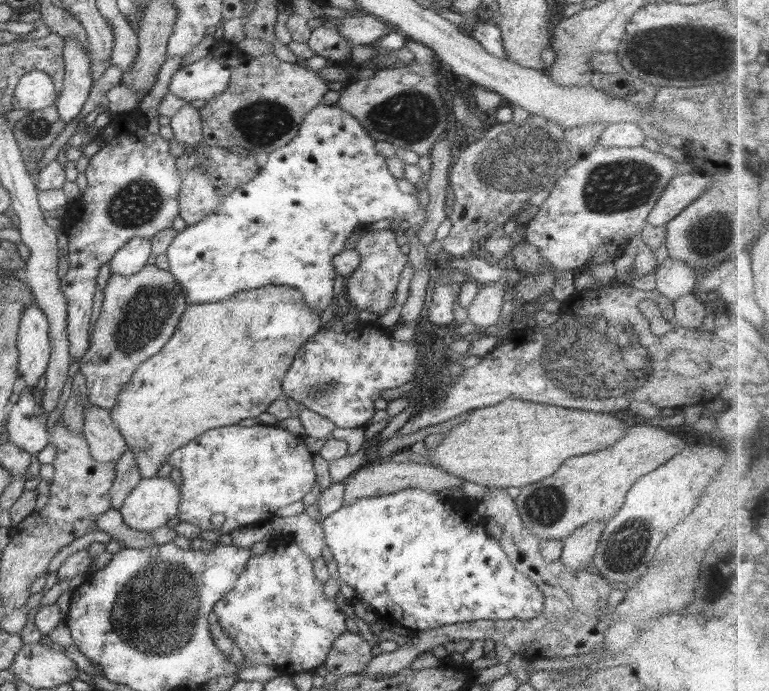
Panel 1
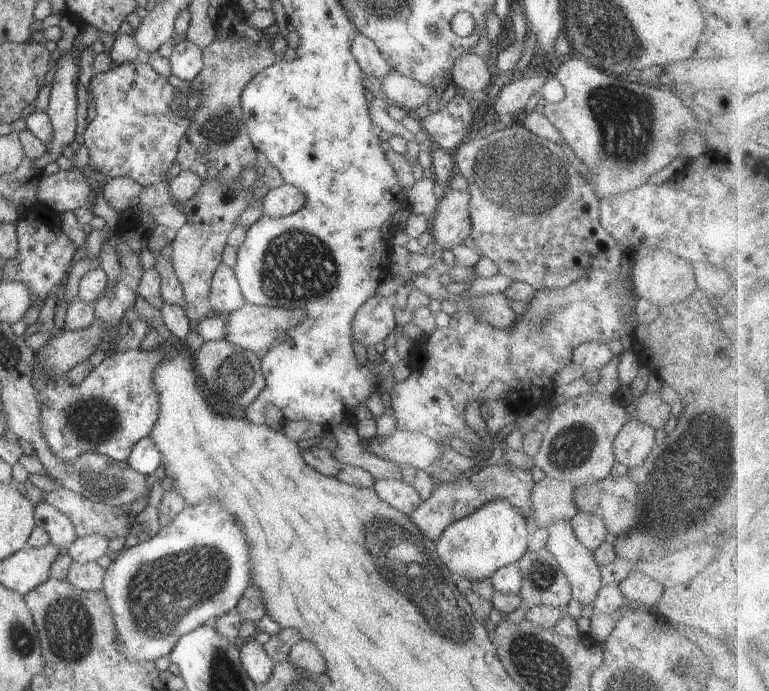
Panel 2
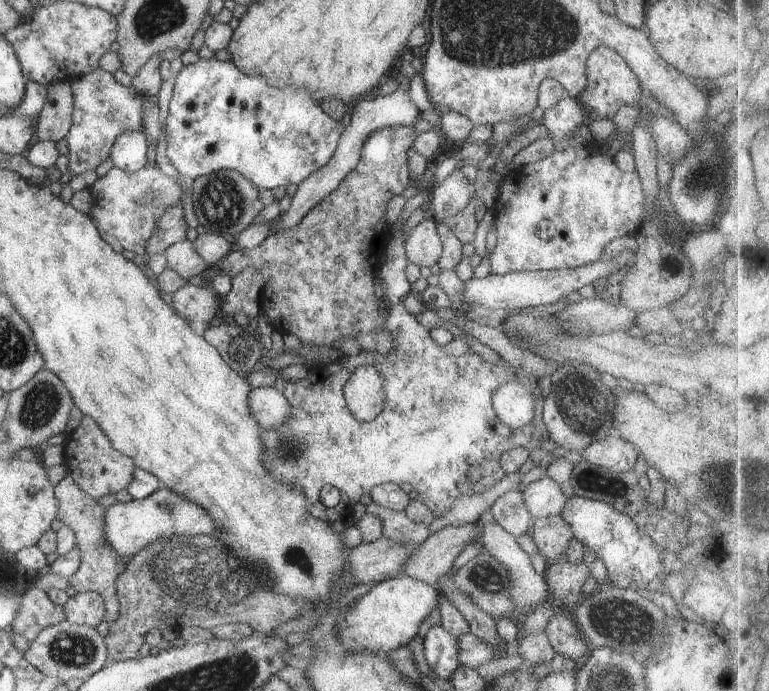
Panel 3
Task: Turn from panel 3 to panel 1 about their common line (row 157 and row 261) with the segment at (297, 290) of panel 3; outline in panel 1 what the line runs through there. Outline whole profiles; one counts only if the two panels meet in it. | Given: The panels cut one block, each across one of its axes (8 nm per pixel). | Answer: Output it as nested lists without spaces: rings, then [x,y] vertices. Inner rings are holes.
[[[386,229],[362,233],[354,248],[361,260],[358,268],[345,280],[346,298],[359,310],[369,310],[381,317],[392,308],[392,297],[397,290],[400,274],[408,264],[408,255],[402,252],[394,231]]]

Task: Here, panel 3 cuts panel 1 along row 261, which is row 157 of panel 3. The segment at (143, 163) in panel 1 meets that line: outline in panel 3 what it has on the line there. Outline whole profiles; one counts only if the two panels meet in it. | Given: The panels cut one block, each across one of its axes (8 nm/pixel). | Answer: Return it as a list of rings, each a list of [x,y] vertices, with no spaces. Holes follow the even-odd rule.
[[[101,66],[94,72],[80,76],[70,82],[74,110],[72,128],[66,134],[69,165],[67,171],[72,177],[88,170],[96,170],[110,156],[112,144],[124,132],[142,132],[144,110],[142,95],[134,88],[126,88],[114,79],[111,72]]]

